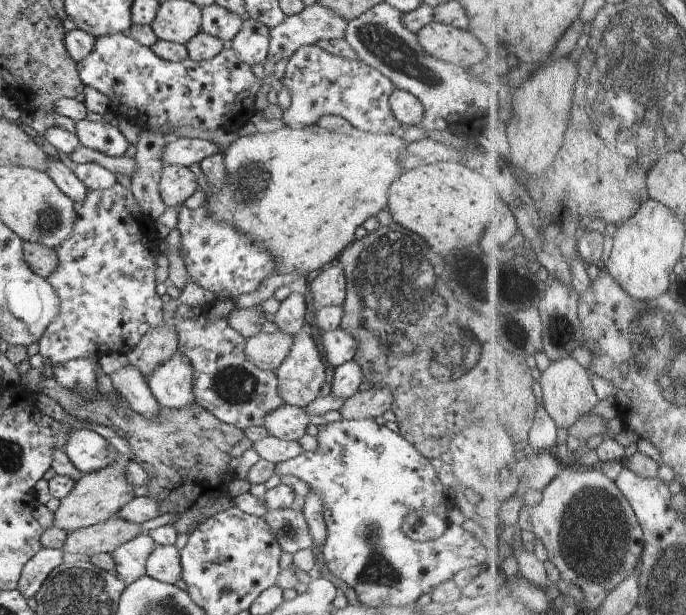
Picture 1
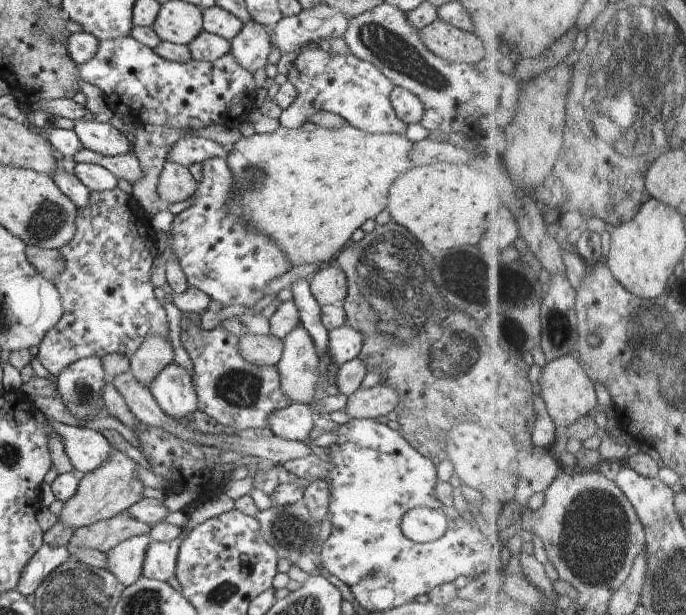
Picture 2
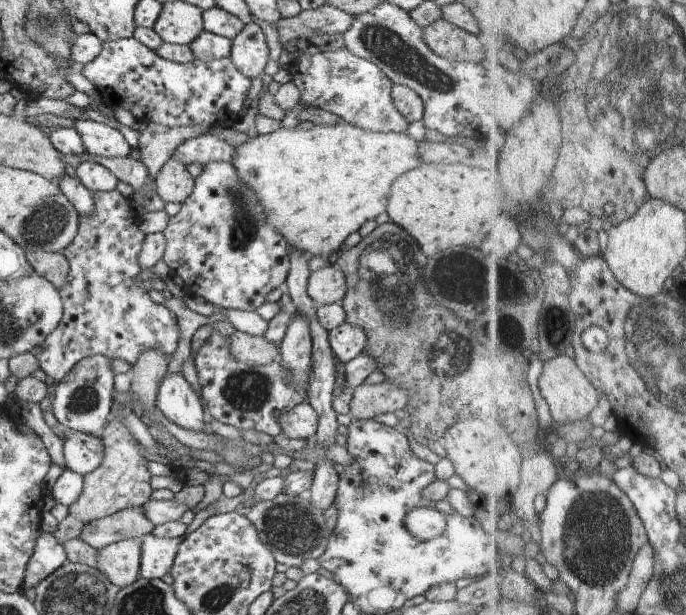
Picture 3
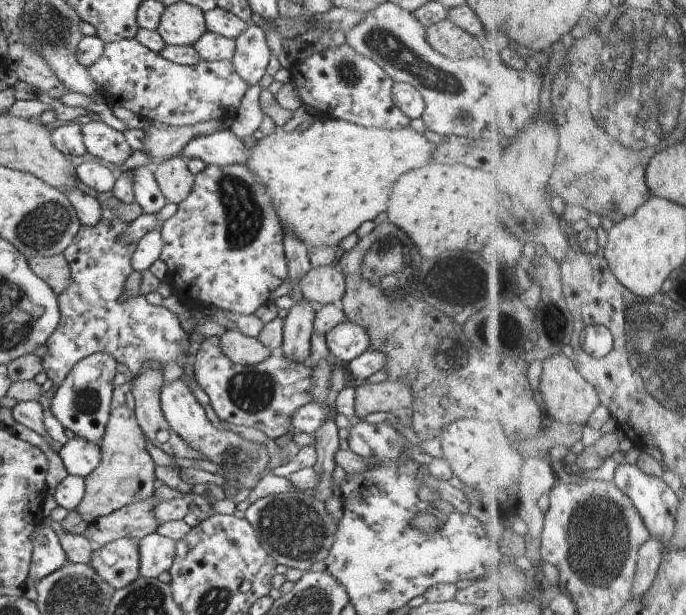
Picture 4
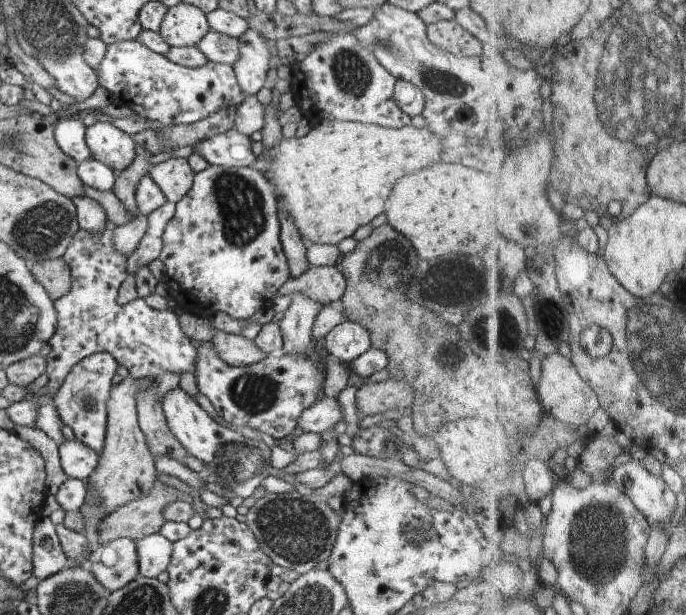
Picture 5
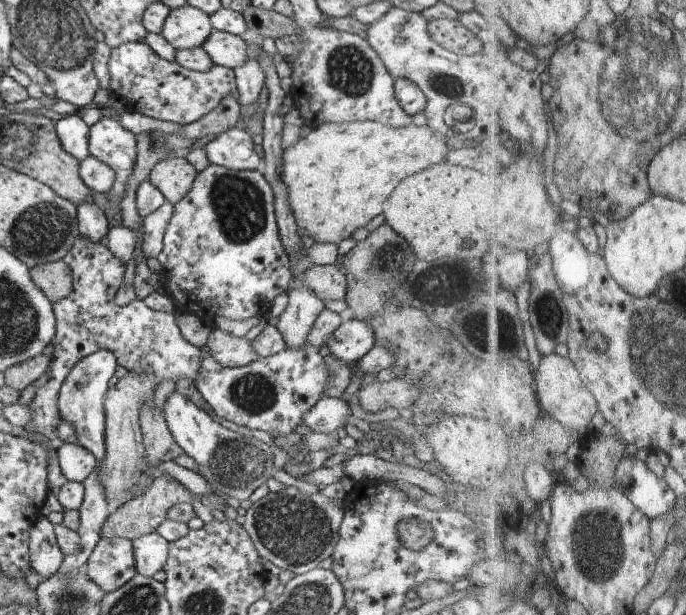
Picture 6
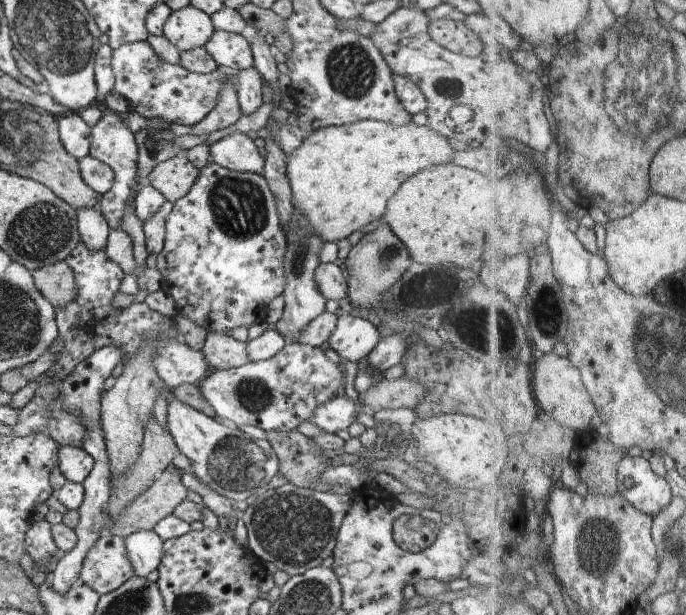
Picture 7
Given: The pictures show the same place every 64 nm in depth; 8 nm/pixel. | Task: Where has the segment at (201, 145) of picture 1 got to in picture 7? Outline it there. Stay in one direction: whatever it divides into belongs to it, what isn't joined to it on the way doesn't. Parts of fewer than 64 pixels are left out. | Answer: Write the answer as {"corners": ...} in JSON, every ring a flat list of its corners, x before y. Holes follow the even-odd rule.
{"corners":[[232,132,228,136,224,136,222,140,218,140,212,146,209,146,212,163,218,164,230,171,239,171,244,173,254,173,263,175,265,168,265,158,262,158,259,153,259,148,256,144,242,132]]}

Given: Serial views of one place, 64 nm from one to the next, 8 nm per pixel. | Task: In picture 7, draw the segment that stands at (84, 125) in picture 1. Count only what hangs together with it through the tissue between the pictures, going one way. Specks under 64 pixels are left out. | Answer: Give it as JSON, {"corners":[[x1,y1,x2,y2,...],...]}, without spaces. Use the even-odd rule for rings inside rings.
{"corners":[[107,112,102,115,96,126,91,128,90,154,93,158,100,160,103,164,108,164,115,175,112,189,102,196,99,202,99,209,104,216,108,226,112,230,122,229,122,220,126,216,125,206,136,200,136,194,140,192,143,181,138,181,138,158,139,151,133,134,125,120,122,120,116,113]]}

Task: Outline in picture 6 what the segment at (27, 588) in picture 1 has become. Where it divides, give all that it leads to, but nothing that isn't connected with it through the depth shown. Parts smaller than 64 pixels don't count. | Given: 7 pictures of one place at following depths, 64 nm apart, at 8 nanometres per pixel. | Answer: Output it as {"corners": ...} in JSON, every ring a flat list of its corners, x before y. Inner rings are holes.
{"corners":[[41,516,29,531,31,568,43,577,52,577,57,573,64,559,54,534,54,528,55,526,47,517]]}

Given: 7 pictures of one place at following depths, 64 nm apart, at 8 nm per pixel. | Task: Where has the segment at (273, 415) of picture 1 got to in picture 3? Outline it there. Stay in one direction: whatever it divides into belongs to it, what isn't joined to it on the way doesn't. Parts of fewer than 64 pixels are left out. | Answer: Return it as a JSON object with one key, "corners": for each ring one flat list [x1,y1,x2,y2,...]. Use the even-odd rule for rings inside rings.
{"corners":[[309,403,298,404,290,412,284,412,280,416,280,426,284,438,308,439,320,428,318,414]]}

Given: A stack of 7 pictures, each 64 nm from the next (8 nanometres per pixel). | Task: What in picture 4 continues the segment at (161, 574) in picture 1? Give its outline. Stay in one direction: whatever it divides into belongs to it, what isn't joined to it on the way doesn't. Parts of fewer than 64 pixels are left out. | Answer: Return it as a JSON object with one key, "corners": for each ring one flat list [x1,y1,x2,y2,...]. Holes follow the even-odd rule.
{"corners":[[153,533,138,542,139,575,145,578,157,578,169,571,174,561,176,541,168,540]]}

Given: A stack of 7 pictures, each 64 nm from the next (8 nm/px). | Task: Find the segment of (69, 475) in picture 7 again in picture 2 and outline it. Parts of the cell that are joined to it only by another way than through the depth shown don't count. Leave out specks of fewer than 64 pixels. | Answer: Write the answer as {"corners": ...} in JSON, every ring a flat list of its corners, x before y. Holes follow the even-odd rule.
{"corners":[[50,417,46,420,63,440,65,454,80,476,99,468,108,459,111,445,103,434,84,427,67,426]]}

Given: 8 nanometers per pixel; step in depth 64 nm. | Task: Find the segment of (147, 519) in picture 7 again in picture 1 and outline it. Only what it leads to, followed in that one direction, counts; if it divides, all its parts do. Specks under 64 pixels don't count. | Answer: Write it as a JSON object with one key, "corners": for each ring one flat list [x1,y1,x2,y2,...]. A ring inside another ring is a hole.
{"corners":[[114,516,107,521,98,523,97,525,81,528,71,532,66,537,61,550,66,554,84,554,90,558,93,554,113,553,121,544,132,540,136,535,140,534,140,524,131,523,124,519]]}

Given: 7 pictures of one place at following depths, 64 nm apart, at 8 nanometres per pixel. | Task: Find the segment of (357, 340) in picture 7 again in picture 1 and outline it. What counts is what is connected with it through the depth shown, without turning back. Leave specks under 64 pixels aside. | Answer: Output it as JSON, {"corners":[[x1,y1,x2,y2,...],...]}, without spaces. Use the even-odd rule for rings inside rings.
{"corners":[[343,328,322,332,316,339,322,357,331,366,337,367,352,361,359,347,359,342]]}

